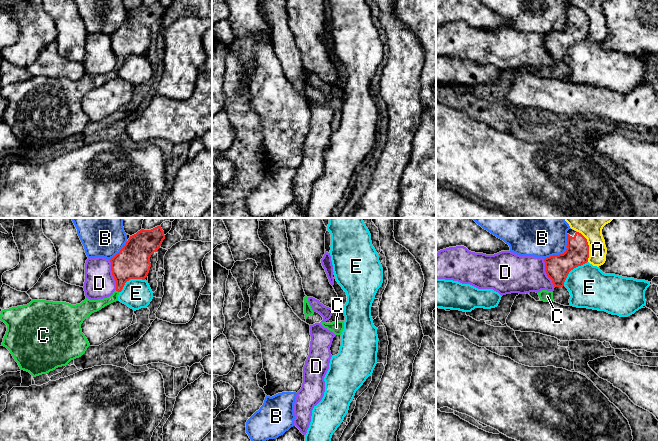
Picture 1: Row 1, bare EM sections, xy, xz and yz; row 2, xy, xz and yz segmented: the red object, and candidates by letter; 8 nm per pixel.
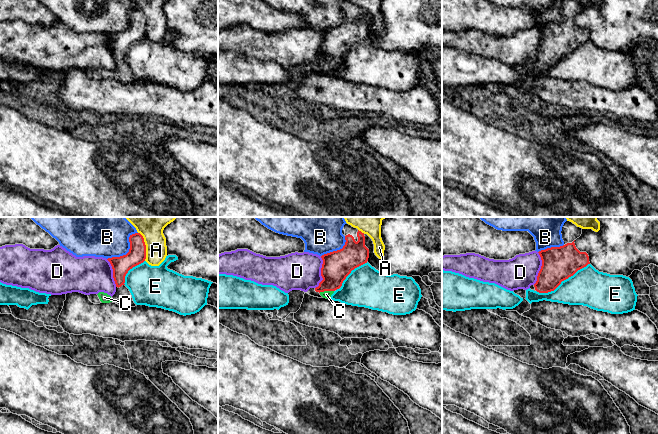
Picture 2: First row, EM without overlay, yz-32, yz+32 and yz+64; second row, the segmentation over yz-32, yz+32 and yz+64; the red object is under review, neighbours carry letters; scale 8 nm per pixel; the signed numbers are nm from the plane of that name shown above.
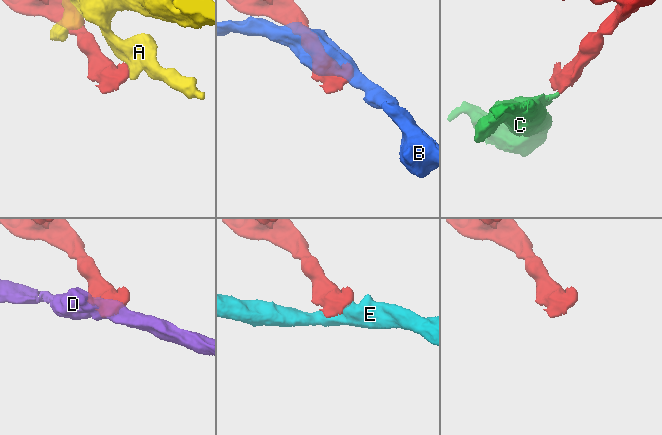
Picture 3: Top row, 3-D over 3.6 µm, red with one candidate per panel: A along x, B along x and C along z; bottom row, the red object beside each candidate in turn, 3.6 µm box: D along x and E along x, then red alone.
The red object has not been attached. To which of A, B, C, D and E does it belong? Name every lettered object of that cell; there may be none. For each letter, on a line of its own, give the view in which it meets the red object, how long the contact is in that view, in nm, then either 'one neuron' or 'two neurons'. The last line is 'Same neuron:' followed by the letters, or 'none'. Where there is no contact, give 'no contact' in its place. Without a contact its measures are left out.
A: meets red in yz; contact 260 nm long; two neurons
B: meets red in yz; contact 280 nm long; two neurons
C: meets red in xy; contact 40 nm long; one neuron
D: meets red in xy; contact 240 nm long; two neurons
E: meets red in yz; contact 280 nm long; two neurons
Same neuron: C

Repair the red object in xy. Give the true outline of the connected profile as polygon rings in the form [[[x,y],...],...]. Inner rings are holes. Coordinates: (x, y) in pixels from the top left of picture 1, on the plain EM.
[[[161,2],[151,6],[141,5],[130,12],[120,28],[110,35],[116,66],[107,74],[98,76],[86,74],[76,81],[66,78],[32,76],[27,81],[2,86],[0,96],[7,101],[2,122],[10,127],[20,145],[29,148],[33,153],[47,150],[58,143],[68,141],[71,136],[81,133],[90,122],[82,109],[83,97],[92,89],[118,77],[119,69],[130,55],[145,56],[151,43],[150,33],[157,28],[164,15],[165,11]]]

